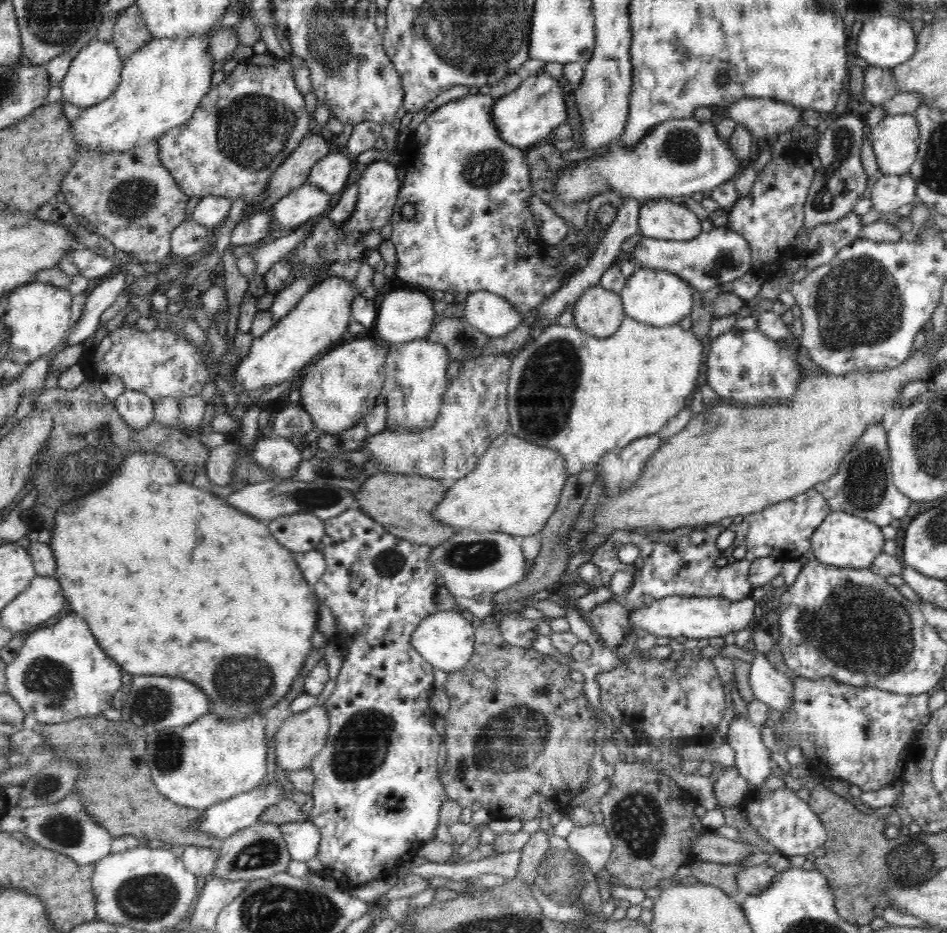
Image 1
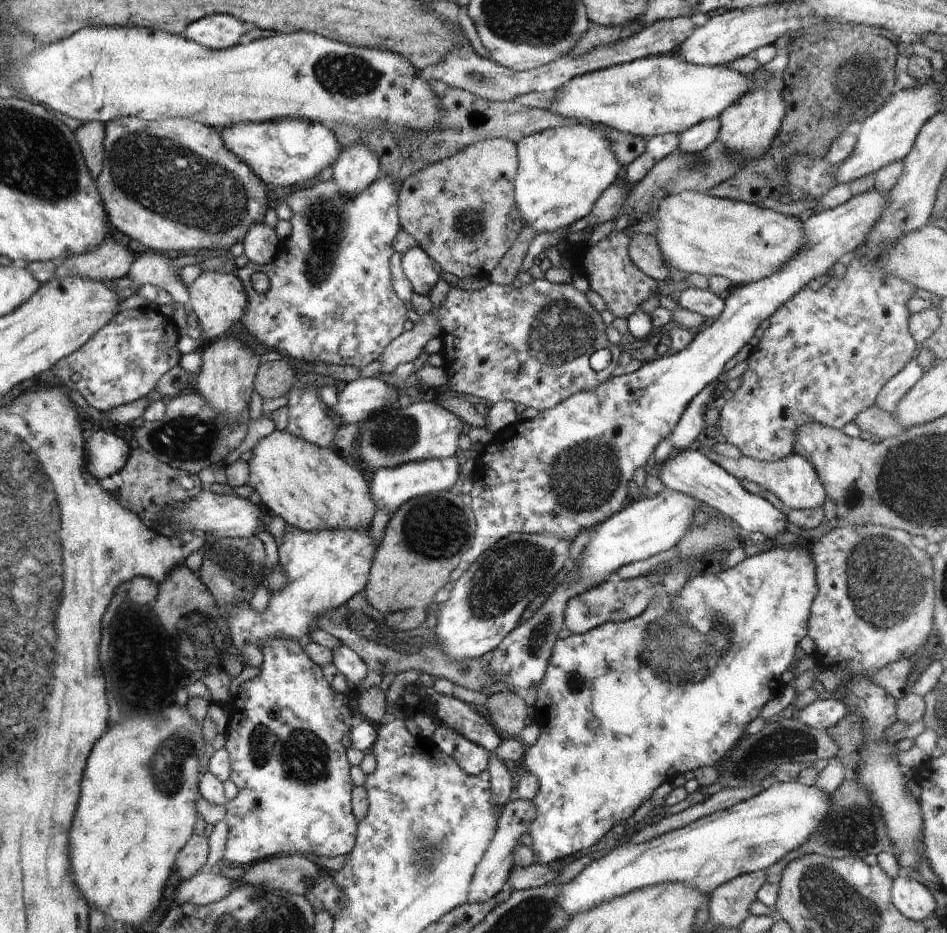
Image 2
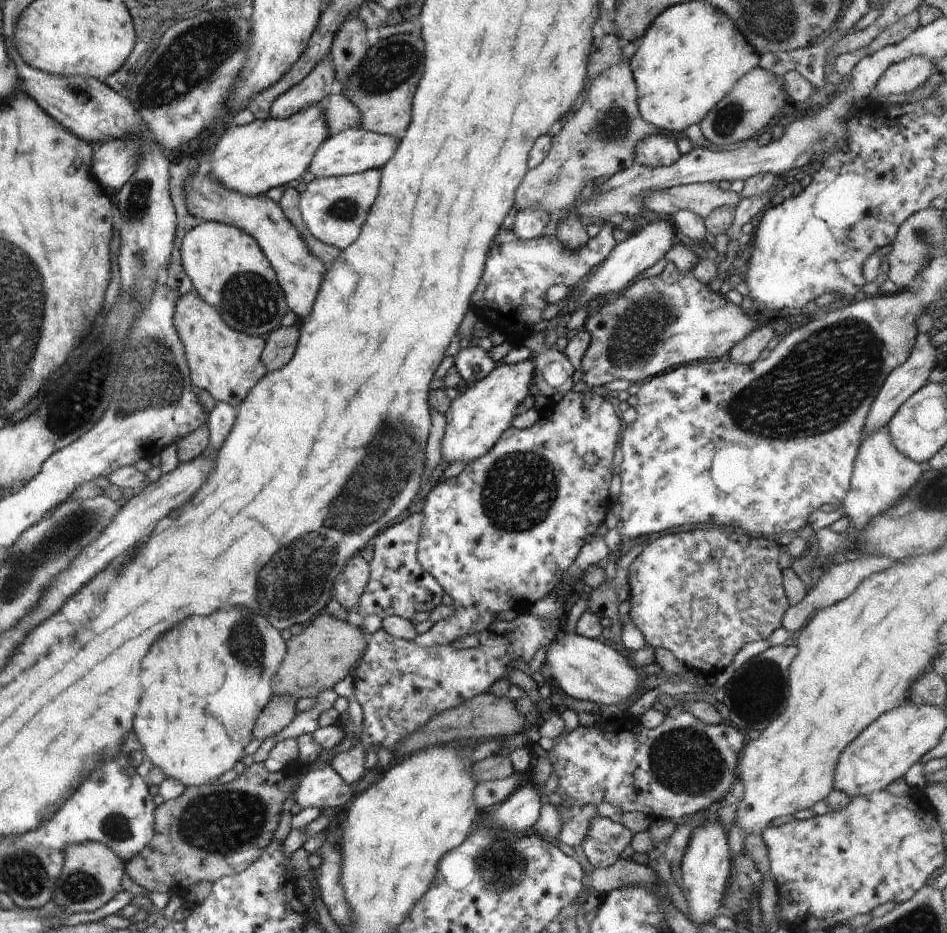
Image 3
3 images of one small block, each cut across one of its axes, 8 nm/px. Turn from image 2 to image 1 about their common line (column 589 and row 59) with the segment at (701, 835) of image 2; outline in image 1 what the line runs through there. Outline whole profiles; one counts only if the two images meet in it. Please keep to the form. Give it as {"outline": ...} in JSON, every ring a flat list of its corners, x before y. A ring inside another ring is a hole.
{"outline":[[894,15,869,18,857,37,856,52,869,65,892,69,906,62,916,52,916,31,909,21]]}

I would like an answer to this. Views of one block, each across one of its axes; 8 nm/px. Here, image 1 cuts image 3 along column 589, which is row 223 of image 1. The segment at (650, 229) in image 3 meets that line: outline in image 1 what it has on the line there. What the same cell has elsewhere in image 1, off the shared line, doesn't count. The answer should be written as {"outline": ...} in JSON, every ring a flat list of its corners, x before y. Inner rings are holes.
{"outline":[[305,182,284,196,270,210,270,214,273,221,276,220,278,224,292,231,308,220,320,216,330,206,332,198,324,190]]}

